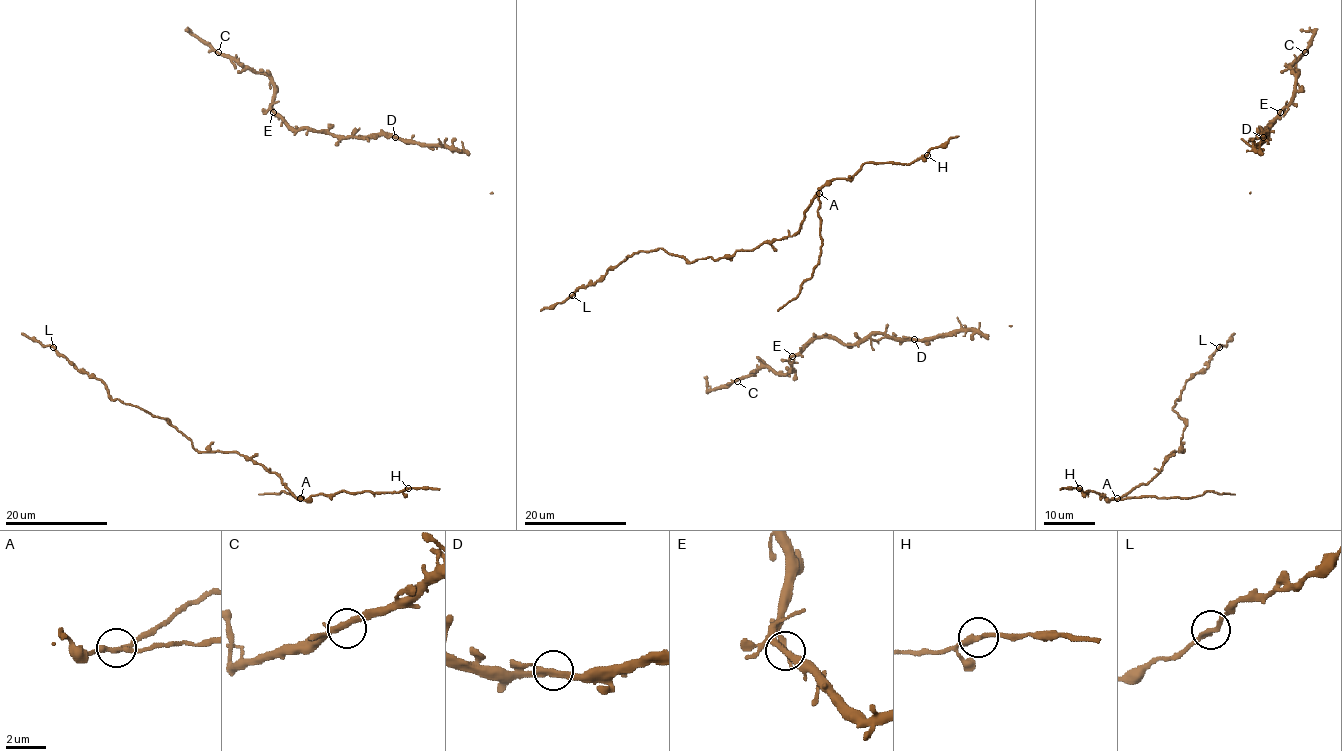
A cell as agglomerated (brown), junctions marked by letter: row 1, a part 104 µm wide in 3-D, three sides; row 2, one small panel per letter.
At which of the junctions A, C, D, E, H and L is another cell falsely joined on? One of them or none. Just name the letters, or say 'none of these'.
A

